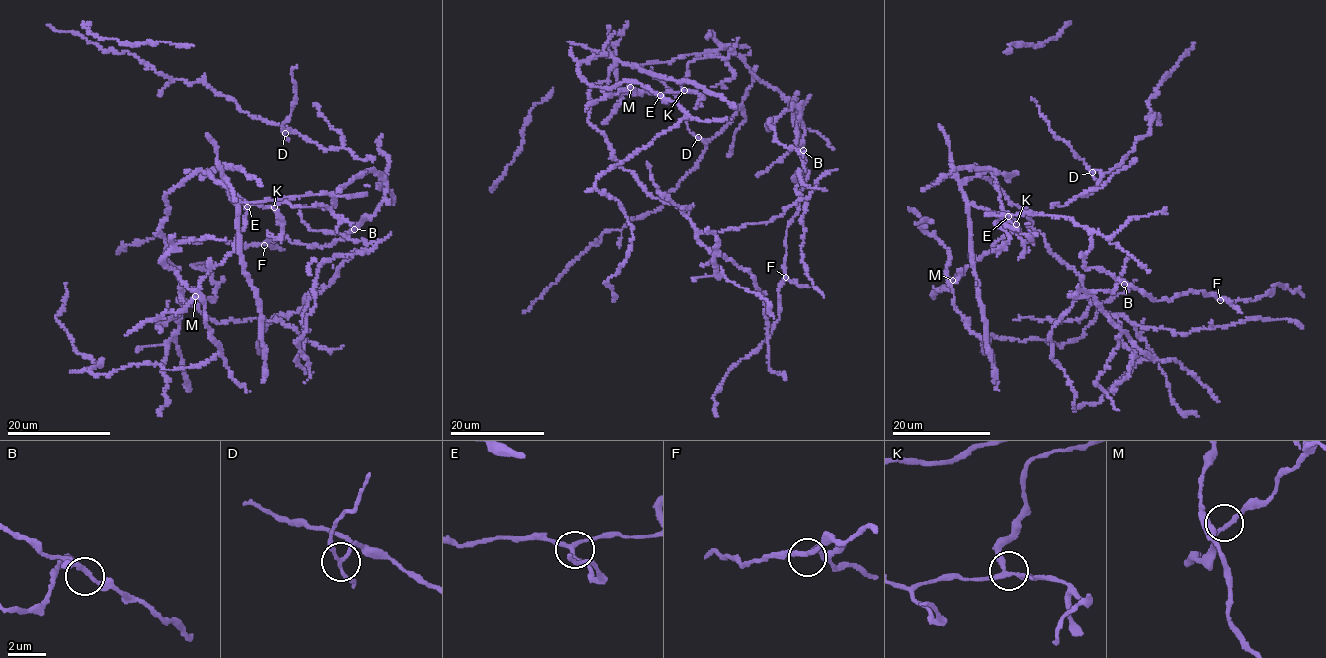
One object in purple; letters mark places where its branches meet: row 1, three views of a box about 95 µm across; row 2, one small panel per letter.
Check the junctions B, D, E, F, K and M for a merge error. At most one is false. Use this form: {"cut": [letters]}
{"cut": ["D"]}

